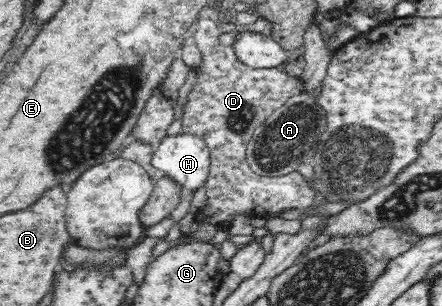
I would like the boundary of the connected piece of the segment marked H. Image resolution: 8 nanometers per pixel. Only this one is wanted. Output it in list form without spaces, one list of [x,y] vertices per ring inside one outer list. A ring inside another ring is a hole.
[[[191,134],[165,136],[156,146],[151,165],[186,192],[194,194],[210,176],[210,151],[201,138]]]

